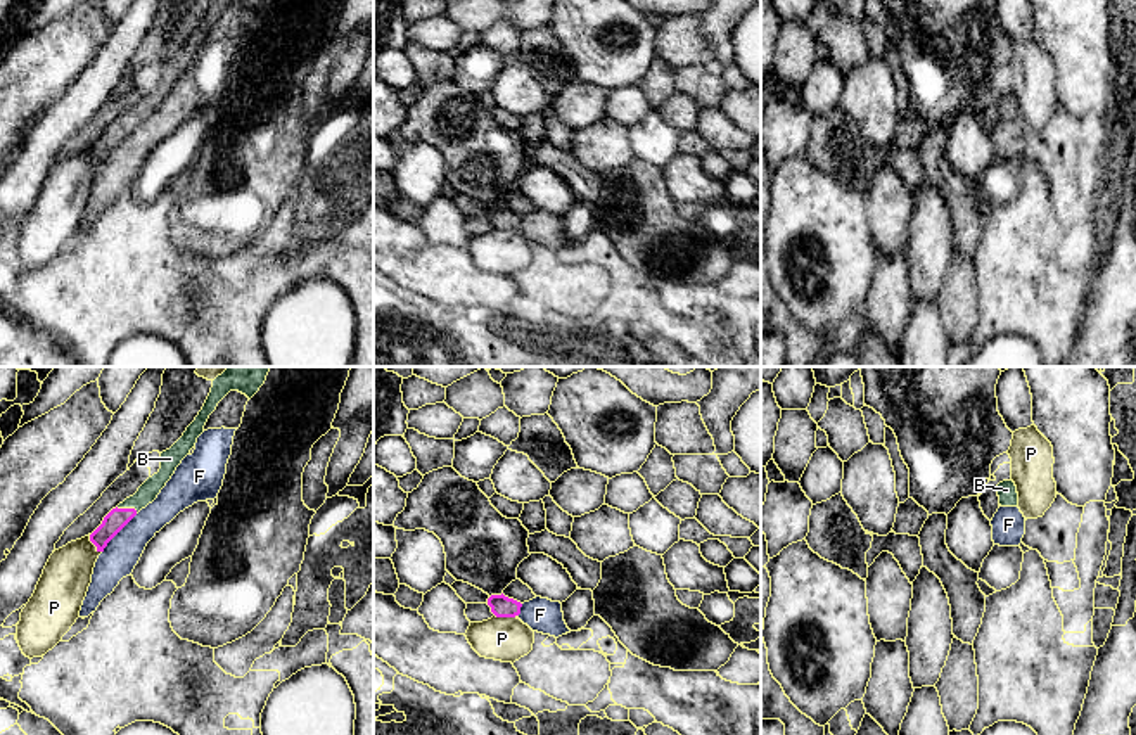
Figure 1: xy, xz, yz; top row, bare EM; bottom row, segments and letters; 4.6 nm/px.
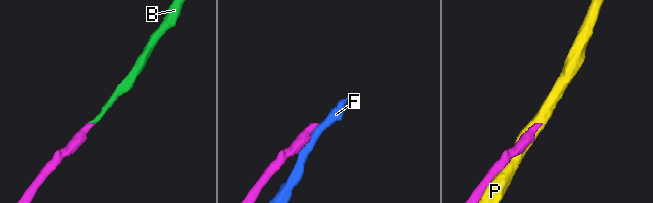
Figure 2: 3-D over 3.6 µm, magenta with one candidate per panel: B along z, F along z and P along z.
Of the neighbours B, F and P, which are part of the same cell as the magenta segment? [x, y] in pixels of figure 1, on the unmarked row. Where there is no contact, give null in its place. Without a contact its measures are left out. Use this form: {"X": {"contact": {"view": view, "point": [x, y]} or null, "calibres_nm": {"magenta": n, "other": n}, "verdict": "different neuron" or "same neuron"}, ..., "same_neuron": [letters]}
{"B": {"contact": {"view": "xy", "point": [127, 121]}, "calibres_nm": {"magenta": 100, "other": 90}, "verdict": "same neuron"}, "F": {"contact": {"view": "xy", "point": [118, 144]}, "calibres_nm": {"magenta": 100, "other": 160}, "verdict": "different neuron"}, "P": {"contact": {"view": "xy", "point": [92, 154]}, "calibres_nm": {"magenta": 100, "other": 220}, "verdict": "different neuron"}, "same_neuron": ["B"]}

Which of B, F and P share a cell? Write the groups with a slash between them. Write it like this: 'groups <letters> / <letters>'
groups B / F / P

